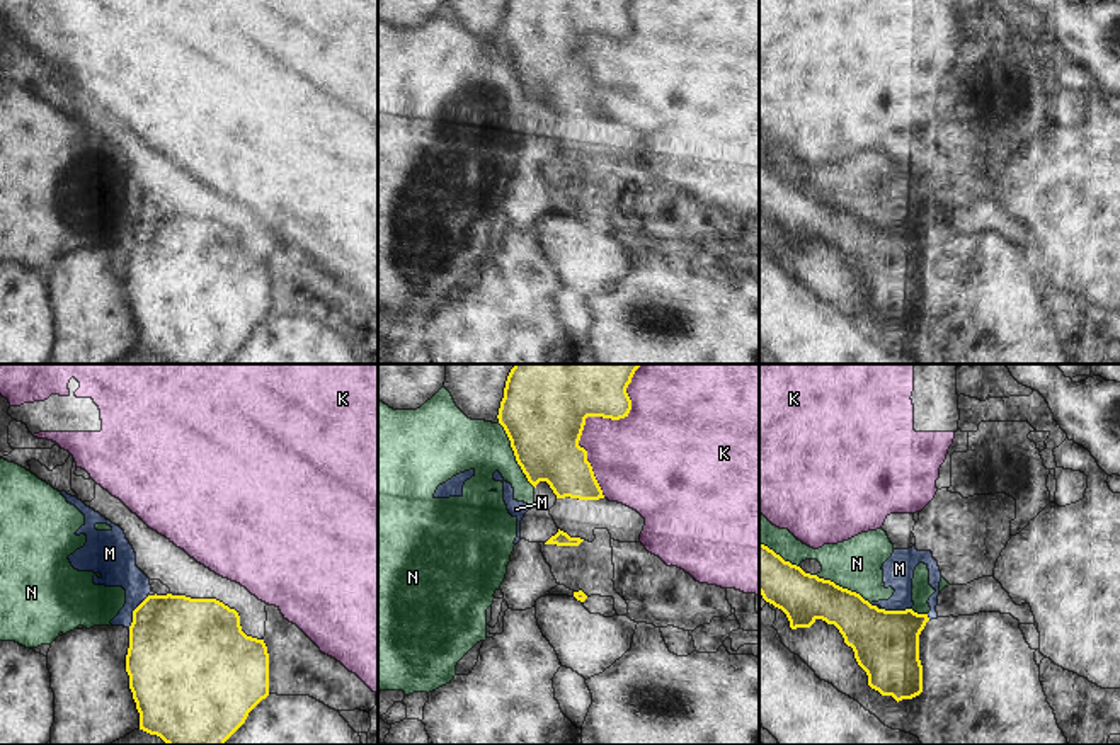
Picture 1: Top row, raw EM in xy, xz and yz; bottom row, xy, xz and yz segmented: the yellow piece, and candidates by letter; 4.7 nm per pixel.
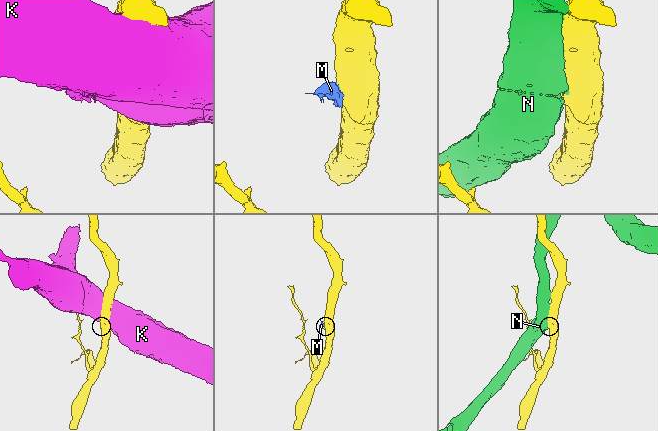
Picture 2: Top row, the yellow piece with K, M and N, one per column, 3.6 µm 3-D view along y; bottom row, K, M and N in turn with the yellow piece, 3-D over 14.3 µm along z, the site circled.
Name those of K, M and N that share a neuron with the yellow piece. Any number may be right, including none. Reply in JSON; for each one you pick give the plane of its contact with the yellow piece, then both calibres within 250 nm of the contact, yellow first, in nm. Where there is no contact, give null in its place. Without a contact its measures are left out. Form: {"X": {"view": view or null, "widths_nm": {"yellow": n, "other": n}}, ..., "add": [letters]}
{"add": []}

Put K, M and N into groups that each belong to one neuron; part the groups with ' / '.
K / M N

